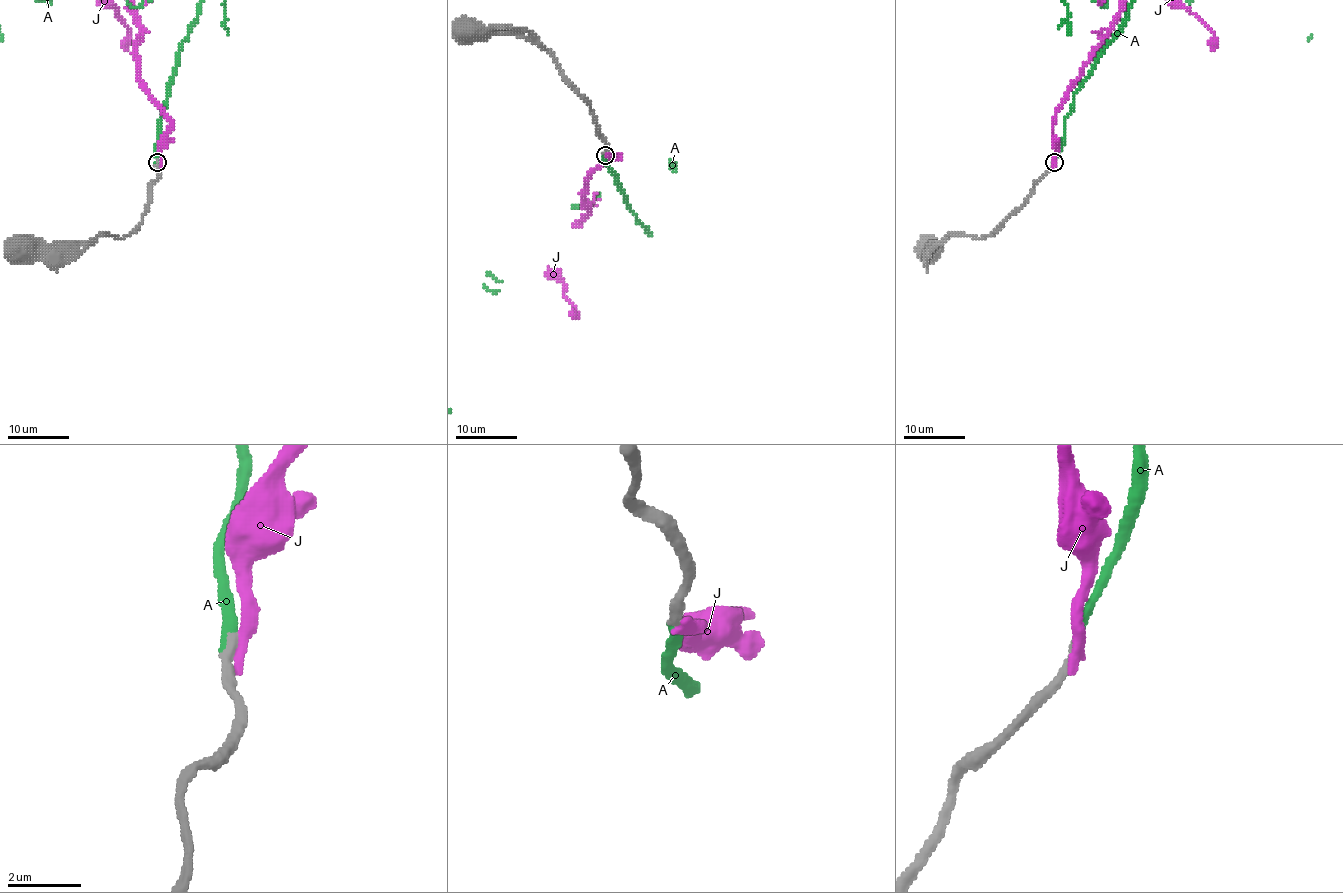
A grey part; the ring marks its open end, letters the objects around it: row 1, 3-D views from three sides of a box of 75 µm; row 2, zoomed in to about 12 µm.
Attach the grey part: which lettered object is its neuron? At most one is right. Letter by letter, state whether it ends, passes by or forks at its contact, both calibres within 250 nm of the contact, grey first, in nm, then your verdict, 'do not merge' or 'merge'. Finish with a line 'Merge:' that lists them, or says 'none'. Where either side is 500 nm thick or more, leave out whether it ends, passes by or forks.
A: it ends | 280/220 nm | merge
J: it ends | 300/400 nm | do not merge
Merge: A

